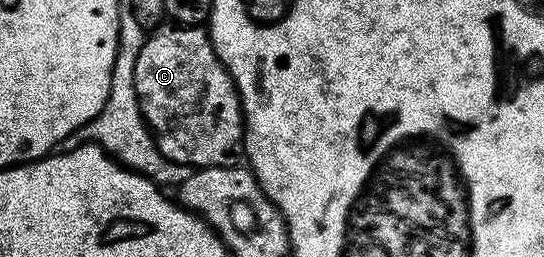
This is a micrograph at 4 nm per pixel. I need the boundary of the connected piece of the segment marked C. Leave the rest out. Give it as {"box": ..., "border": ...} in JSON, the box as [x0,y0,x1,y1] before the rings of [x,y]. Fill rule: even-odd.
{"box":[136,22,243,170],"border":[[[170,22],[153,29],[140,50],[140,58],[136,58],[136,94],[146,127],[153,132],[158,148],[172,162],[190,165],[194,170],[224,168],[233,165],[237,161],[234,159],[243,151],[242,102],[234,79],[220,62],[205,27]]]}

